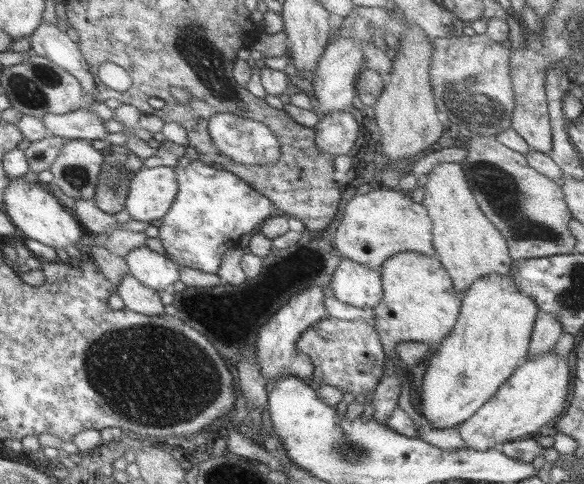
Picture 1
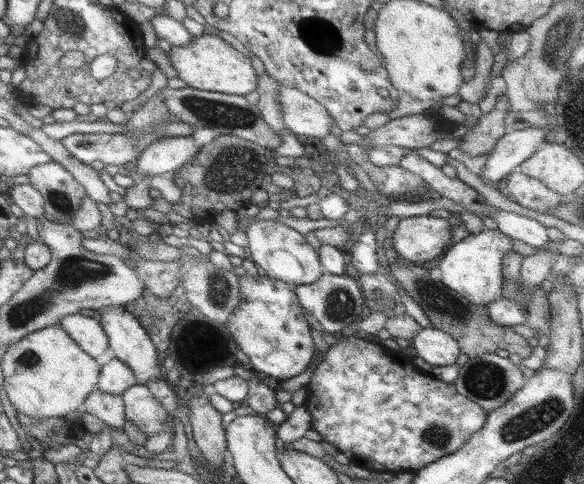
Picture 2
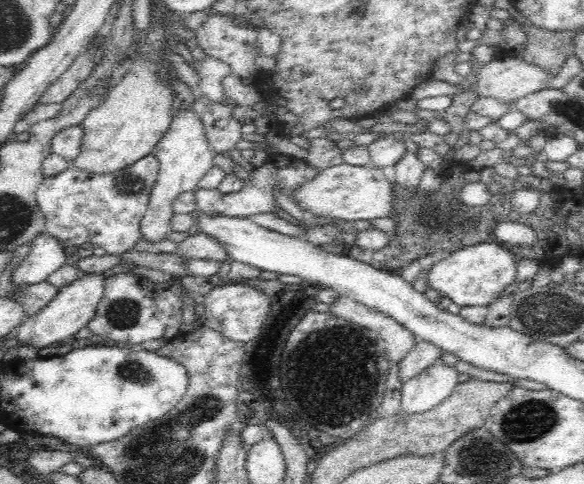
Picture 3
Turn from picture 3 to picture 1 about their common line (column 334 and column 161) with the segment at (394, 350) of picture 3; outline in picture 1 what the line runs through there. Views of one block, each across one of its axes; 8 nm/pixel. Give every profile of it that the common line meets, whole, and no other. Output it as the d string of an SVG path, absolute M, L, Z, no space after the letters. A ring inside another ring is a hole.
M126 274L117 287L116 294L122 298L126 309L146 316L164 315L164 304L160 295L151 288L144 286L133 276Z

